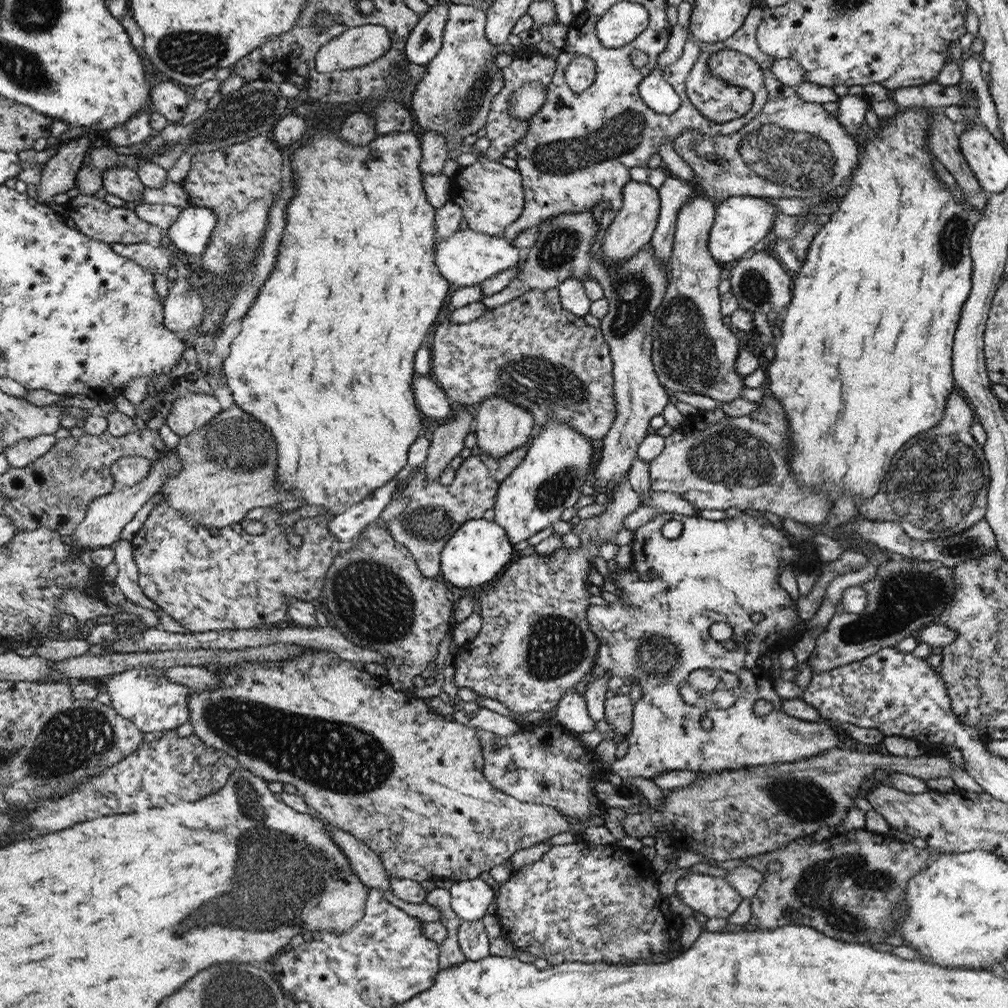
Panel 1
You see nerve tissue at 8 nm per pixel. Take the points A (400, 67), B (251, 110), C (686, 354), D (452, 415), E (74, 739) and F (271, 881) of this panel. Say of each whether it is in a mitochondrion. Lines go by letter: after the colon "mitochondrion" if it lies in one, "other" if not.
A: other
B: mitochondrion
C: mitochondrion
D: other
E: mitochondrion
F: mitochondrion

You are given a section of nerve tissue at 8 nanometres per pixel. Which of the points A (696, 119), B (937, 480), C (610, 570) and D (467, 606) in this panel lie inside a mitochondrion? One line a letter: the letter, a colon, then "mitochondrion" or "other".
A: other
B: mitochondrion
C: other
D: other

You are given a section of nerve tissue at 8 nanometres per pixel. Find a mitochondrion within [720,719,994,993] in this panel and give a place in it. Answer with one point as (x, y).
(815, 892)

